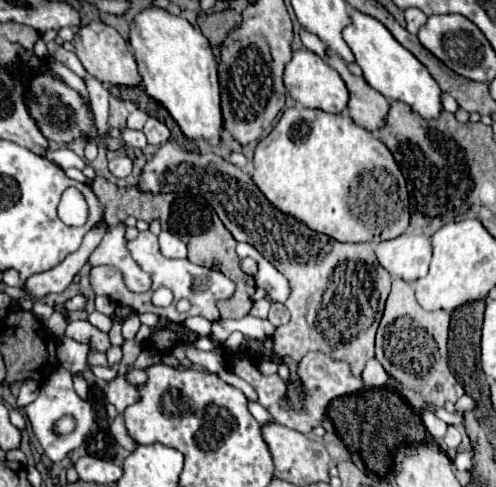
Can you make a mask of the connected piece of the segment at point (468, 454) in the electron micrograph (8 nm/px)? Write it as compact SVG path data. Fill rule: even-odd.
M473 441L469 443L469 449L463 449L459 451L455 457L453 457L453 467L459 469L459 471L471 471L473 469L473 455L475 455L475 449L473 449Z

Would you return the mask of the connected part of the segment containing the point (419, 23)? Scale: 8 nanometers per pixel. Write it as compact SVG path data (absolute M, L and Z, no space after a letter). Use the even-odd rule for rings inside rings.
M405 9L405 21L407 21L405 29L409 33L417 33L427 23L427 15L419 9Z

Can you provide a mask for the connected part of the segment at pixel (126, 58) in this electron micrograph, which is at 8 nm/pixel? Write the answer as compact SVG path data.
M99 21L89 23L87 27L79 27L73 39L75 53L83 67L87 69L89 75L99 79L101 83L111 83L111 85L123 85L123 87L137 87L141 83L141 75L137 69L137 61L133 53L129 51L129 43L113 29L107 27Z

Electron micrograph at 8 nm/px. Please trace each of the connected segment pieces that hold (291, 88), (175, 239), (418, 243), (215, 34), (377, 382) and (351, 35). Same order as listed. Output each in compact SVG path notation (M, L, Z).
M295 51L285 67L285 89L289 95L307 109L321 109L325 113L343 113L349 105L349 91L335 69L331 69L319 55L311 51Z
M161 231L159 234L159 245L161 253L171 259L185 259L187 257L187 245L181 240L182 237L173 231Z
M401 235L397 239L377 245L377 259L383 269L393 277L405 279L409 283L421 279L429 271L431 261L431 241L425 235Z
M223 11L223 13L201 13L197 19L201 33L209 39L215 59L221 59L221 45L227 35L241 25L241 15L237 11Z
M371 359L367 363L367 367L365 367L365 371L363 371L361 377L363 377L363 383L367 387L385 387L387 379L389 379L387 371L381 367L381 363L377 359Z
M351 9L351 19L353 19L351 25L345 27L343 31L343 39L353 51L355 63L363 71L363 79L389 101L407 103L423 119L439 119L443 111L443 103L441 103L443 93L439 83L433 79L433 75L415 59L411 51L407 51L403 45L397 43L397 39L387 31L383 23L355 9Z

